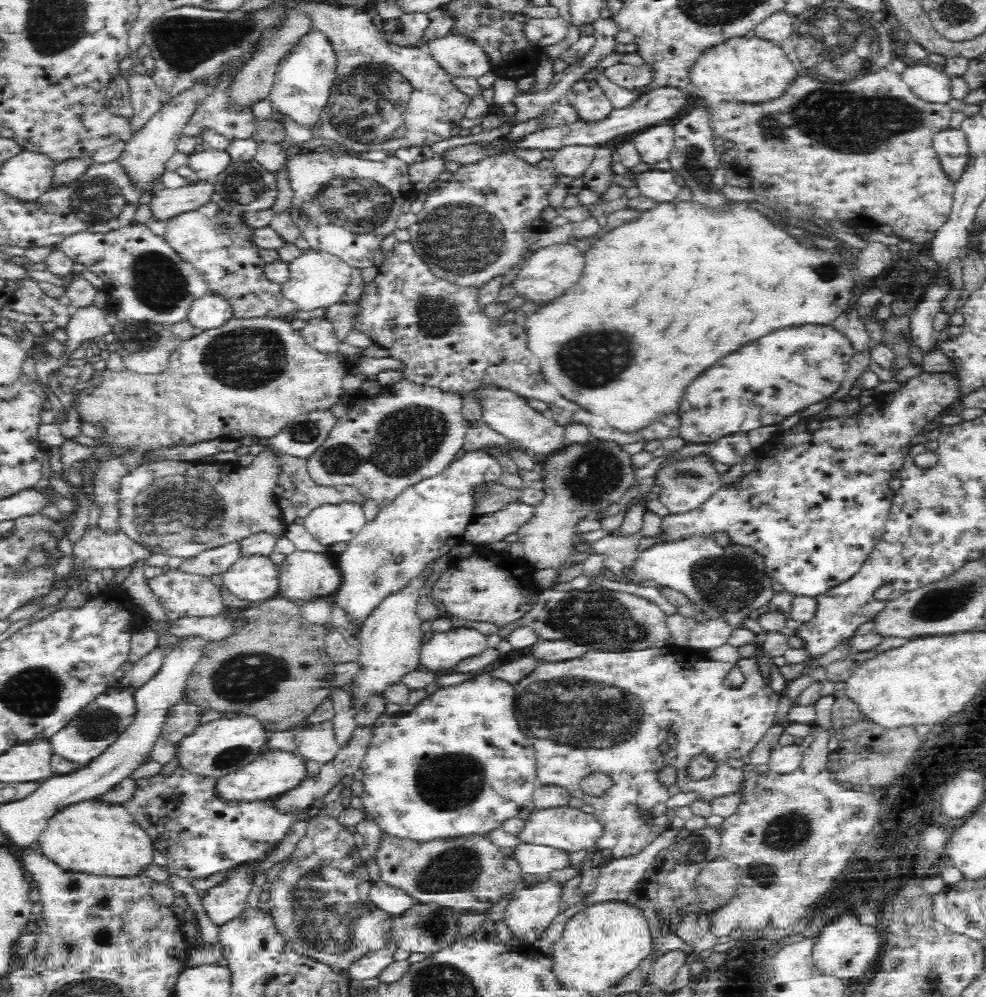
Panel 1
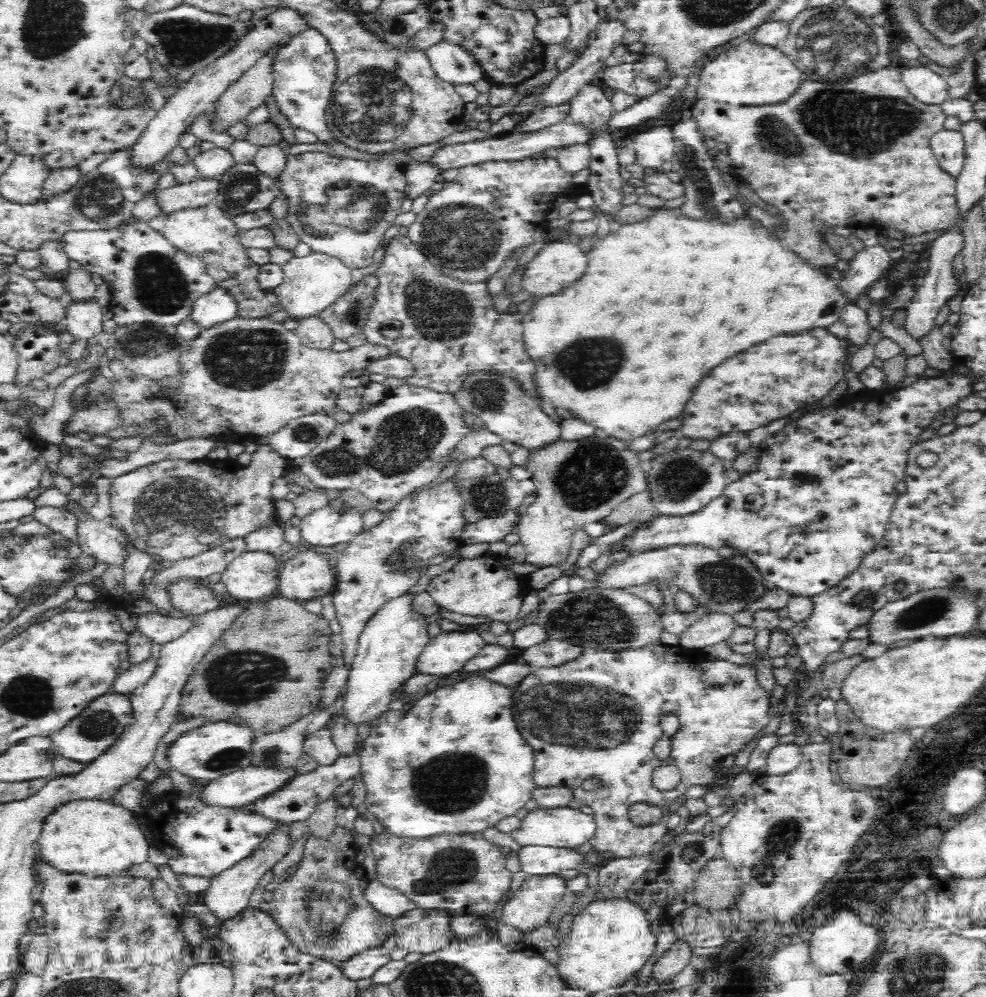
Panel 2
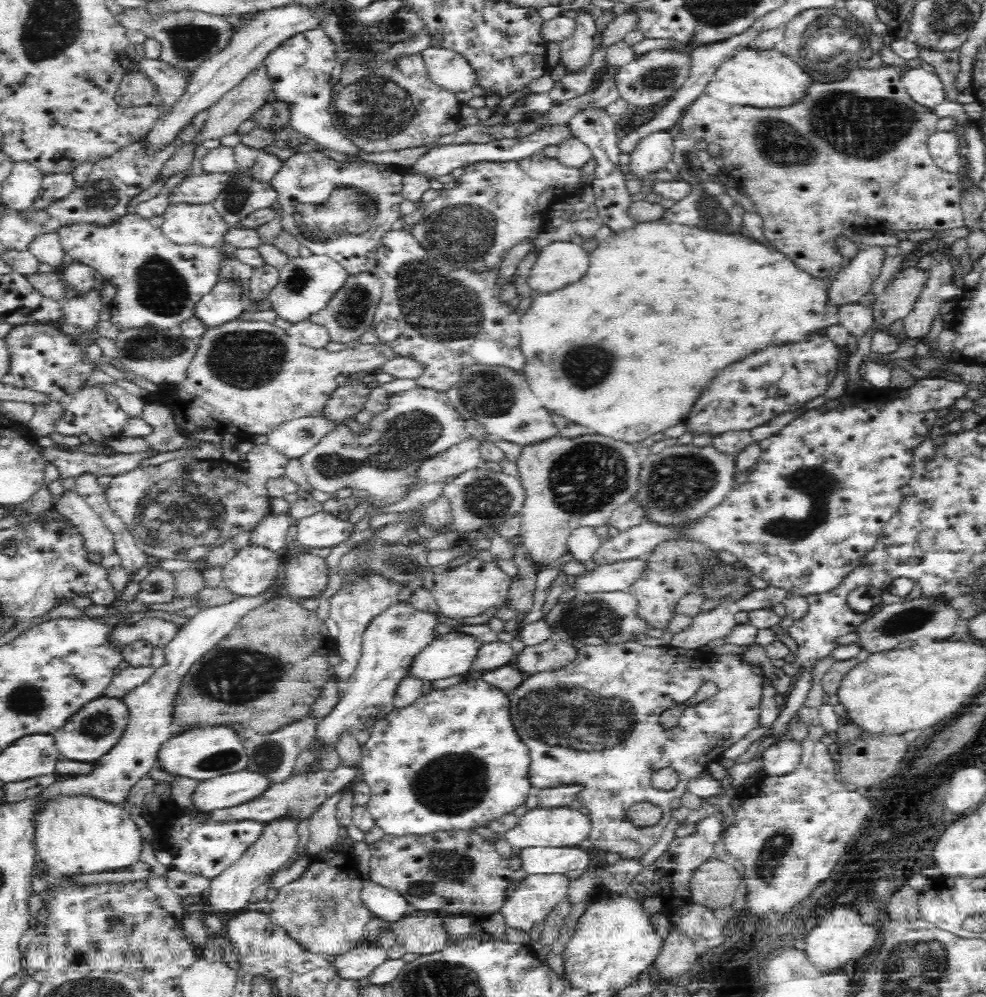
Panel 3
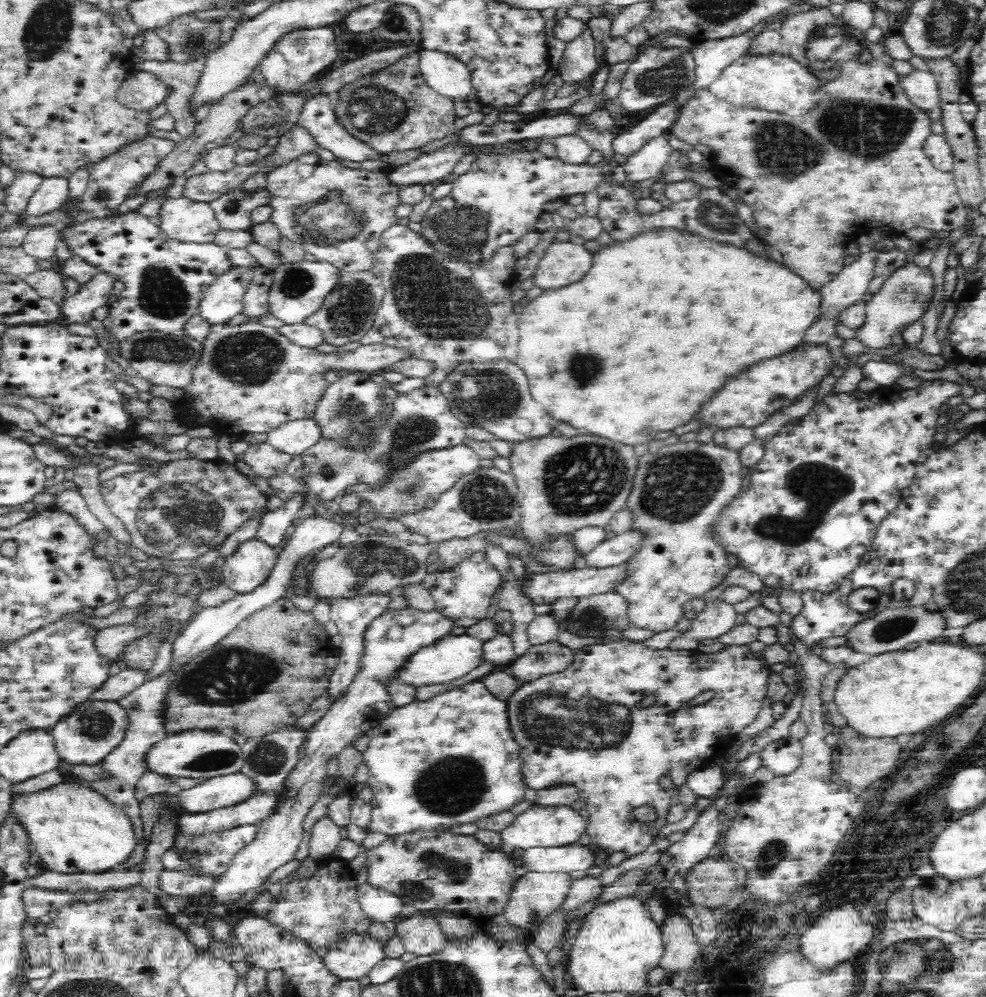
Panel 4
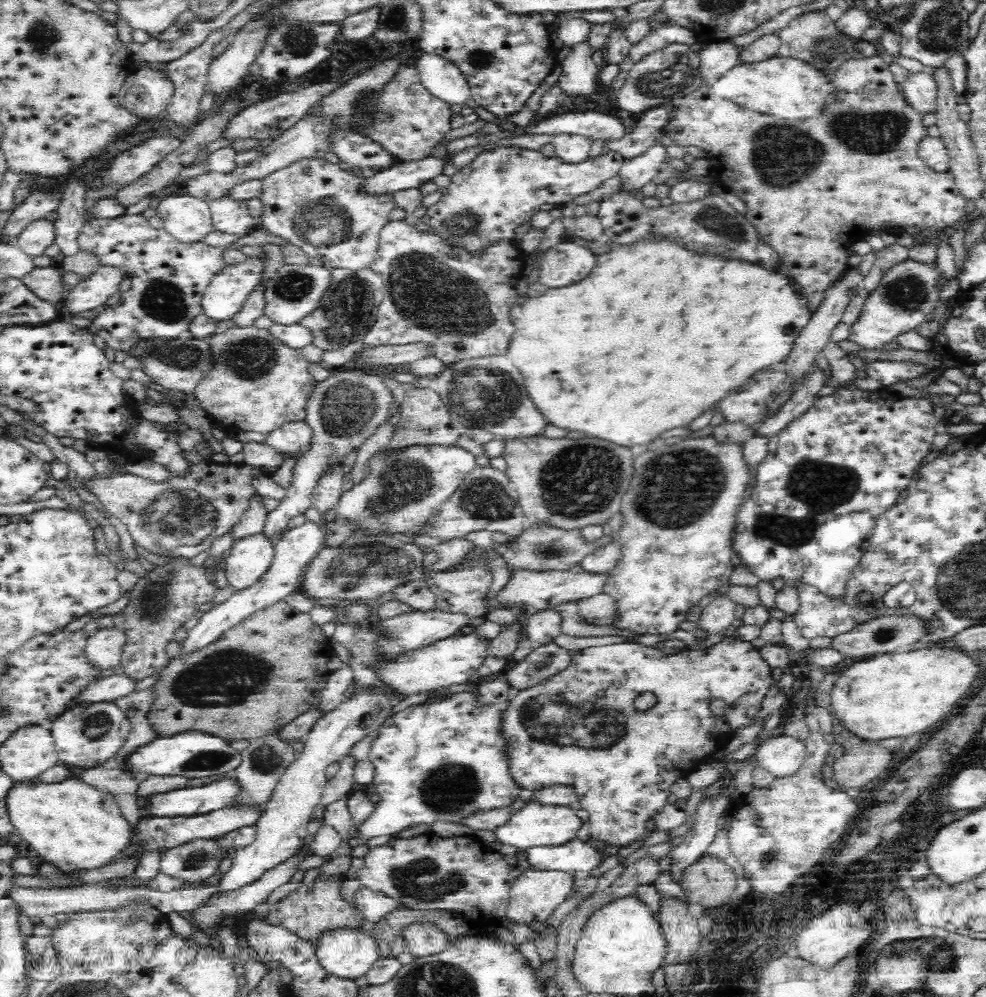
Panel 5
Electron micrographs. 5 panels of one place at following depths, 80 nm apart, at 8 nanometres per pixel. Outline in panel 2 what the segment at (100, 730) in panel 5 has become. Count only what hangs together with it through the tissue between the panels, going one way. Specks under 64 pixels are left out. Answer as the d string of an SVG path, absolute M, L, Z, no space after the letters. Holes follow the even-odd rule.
M110 690L97 697L79 716L50 736L54 752L73 761L92 762L112 746L132 720L133 709L128 695Z

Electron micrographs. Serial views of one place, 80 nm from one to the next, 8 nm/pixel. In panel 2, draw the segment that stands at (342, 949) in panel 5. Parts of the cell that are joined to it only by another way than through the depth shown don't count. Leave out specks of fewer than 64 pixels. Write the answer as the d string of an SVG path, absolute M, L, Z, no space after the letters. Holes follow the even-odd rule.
M392 940L388 944L383 947L370 948L370 950L365 950L360 954L354 954L350 960L340 964L342 972L352 981L372 978L378 968L382 968L390 962L390 950L397 948L396 942L392 942Z

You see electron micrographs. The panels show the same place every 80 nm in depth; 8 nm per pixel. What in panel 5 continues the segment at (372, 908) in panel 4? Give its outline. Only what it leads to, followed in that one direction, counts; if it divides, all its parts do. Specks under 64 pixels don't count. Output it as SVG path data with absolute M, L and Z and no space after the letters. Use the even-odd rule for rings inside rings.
M366 886L360 887L360 890L355 892L353 900L364 918L368 922L374 922L374 924L380 922L384 916L388 916L390 912L402 907L400 901L383 892L372 891Z

